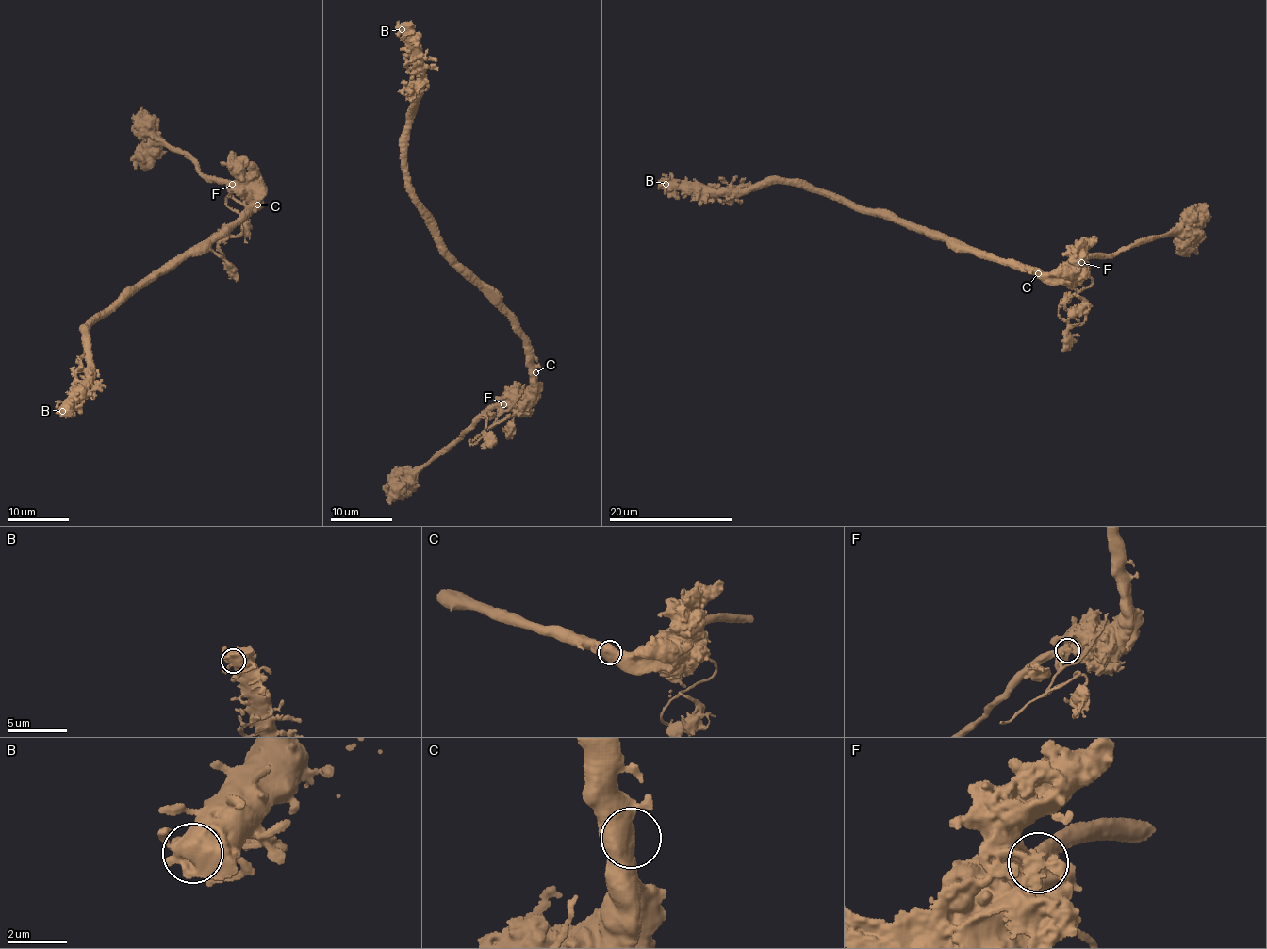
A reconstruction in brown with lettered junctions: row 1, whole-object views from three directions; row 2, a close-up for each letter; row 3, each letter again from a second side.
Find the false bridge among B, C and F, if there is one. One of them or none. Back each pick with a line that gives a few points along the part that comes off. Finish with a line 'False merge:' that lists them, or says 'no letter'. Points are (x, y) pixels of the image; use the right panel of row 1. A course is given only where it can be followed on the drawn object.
F: (1081, 263), (1092, 283), (1065, 306), (1089, 307), (1084, 322), (1070, 324), (1060, 316), (1070, 292)
False merge: F

